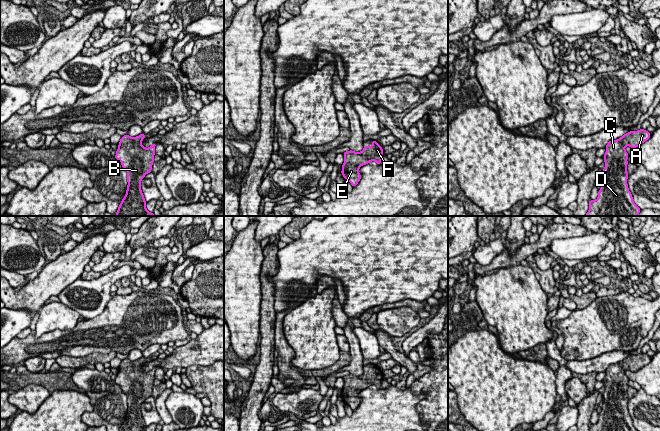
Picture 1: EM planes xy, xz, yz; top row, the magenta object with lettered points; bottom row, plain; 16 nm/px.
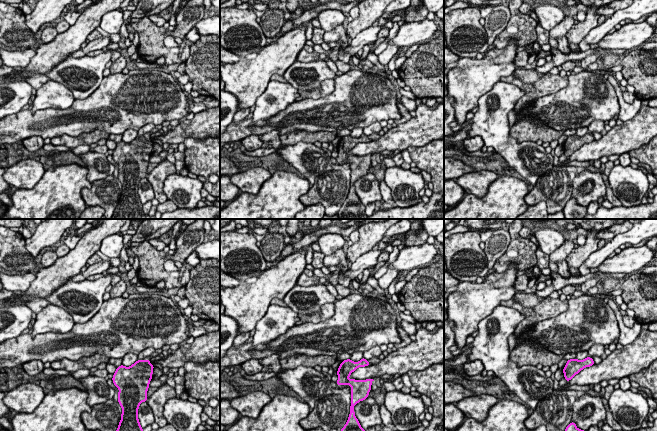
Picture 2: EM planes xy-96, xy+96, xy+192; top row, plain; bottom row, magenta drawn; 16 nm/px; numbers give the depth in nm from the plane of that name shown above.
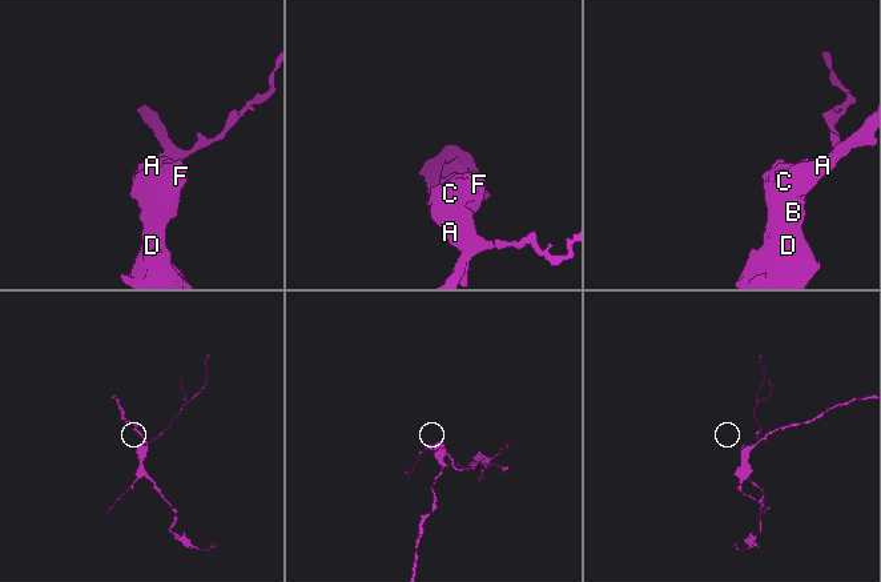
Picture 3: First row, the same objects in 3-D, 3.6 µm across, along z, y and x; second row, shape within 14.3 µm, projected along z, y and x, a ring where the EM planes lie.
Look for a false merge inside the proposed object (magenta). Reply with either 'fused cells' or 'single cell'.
single cell

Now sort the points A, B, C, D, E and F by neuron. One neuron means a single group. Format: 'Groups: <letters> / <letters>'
Groups: A B C D E F

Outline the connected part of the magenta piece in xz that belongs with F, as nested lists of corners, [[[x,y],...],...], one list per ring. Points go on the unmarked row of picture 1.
[[[372,364],[371,371],[364,369],[363,374],[360,376],[346,375],[343,377],[344,388],[341,391],[341,398],[345,404],[351,407],[352,411],[355,411],[361,403],[359,392],[372,385],[380,389],[382,379],[383,373],[375,364]]]

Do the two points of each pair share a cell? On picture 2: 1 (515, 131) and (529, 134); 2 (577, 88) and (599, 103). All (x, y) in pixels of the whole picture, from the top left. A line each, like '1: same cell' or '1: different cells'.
1: same cell
2: same cell

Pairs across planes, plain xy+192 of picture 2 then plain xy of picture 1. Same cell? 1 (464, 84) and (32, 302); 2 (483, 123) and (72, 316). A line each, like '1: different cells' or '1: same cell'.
1: same cell
2: same cell

